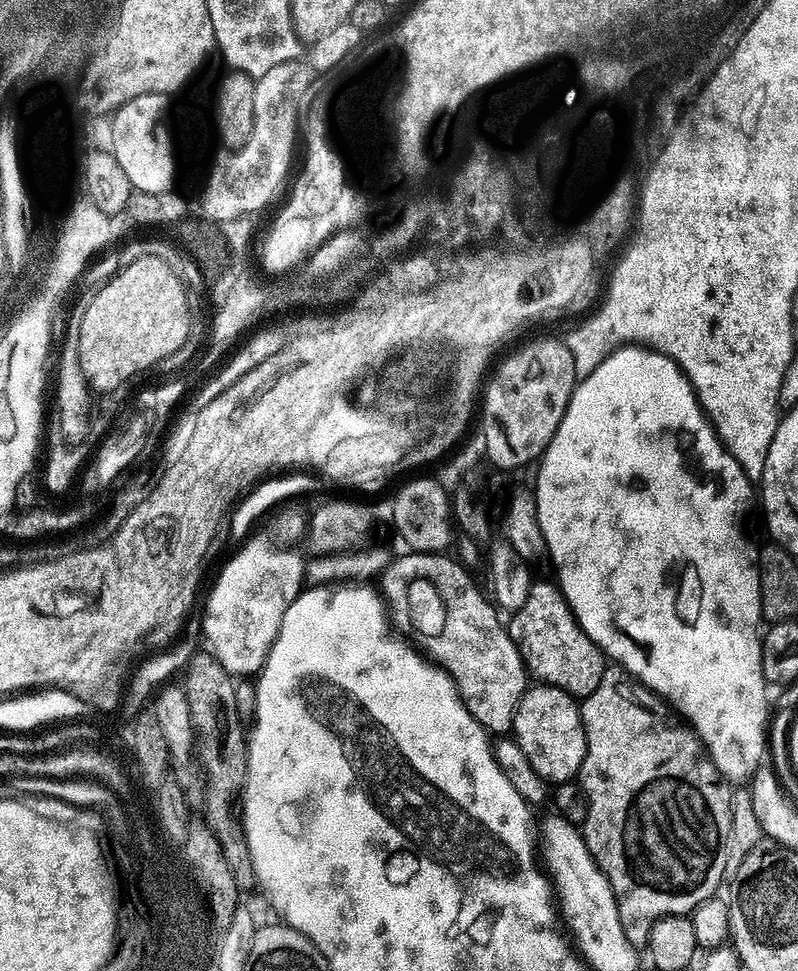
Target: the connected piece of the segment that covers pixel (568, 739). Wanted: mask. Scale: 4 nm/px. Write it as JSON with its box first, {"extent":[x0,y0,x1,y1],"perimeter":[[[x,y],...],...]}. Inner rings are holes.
{"extent":[511,683,586,785],"perimeter":[[[542,683],[529,687],[516,707],[511,735],[522,746],[526,762],[549,785],[567,784],[579,773],[586,754],[586,734],[580,704],[569,692]]]}

